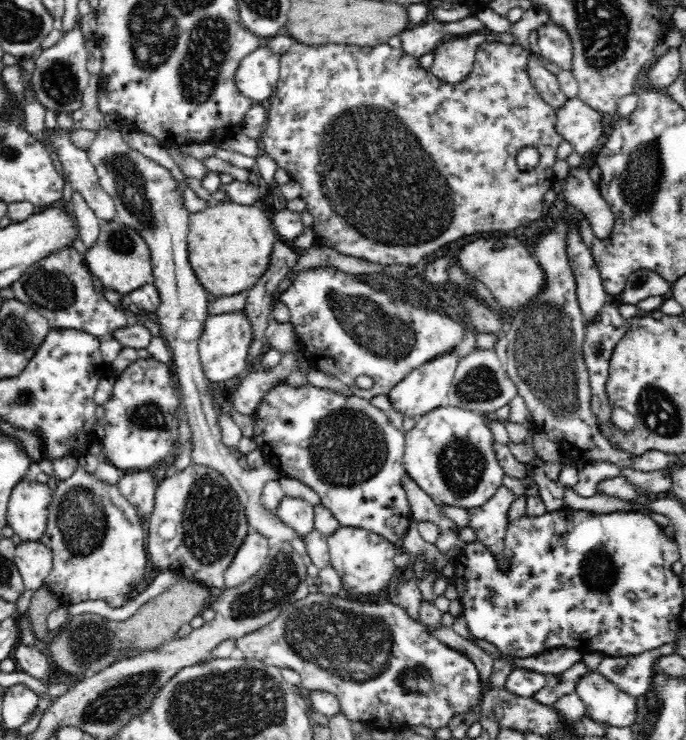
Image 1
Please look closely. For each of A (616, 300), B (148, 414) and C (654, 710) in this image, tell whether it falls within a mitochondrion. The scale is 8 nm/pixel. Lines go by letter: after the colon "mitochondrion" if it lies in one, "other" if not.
A: other
B: mitochondrion
C: other

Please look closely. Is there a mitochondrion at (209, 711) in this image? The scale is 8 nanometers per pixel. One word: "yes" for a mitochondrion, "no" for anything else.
yes

